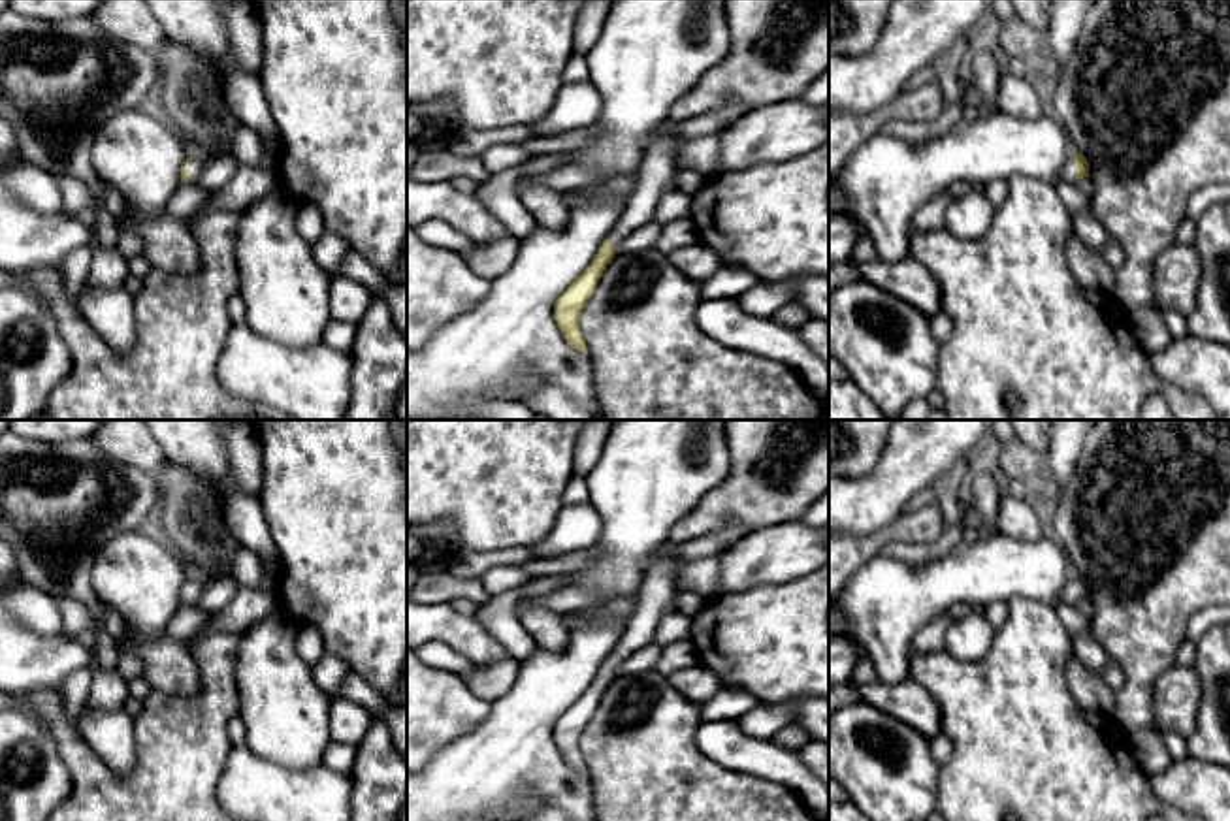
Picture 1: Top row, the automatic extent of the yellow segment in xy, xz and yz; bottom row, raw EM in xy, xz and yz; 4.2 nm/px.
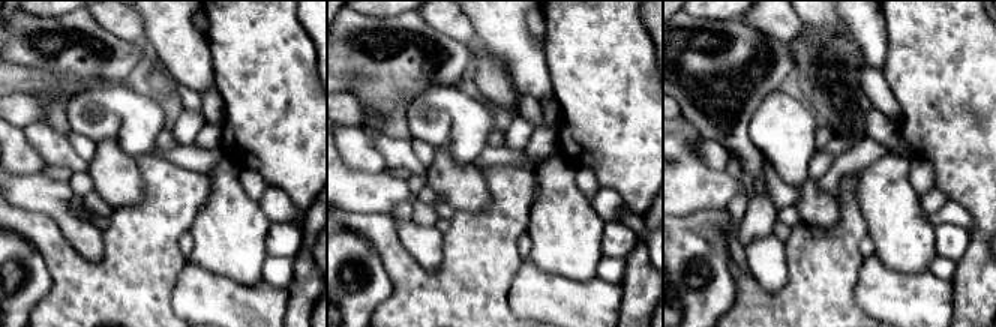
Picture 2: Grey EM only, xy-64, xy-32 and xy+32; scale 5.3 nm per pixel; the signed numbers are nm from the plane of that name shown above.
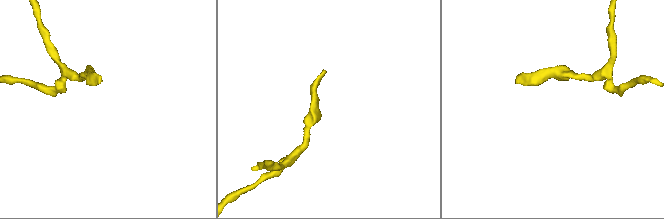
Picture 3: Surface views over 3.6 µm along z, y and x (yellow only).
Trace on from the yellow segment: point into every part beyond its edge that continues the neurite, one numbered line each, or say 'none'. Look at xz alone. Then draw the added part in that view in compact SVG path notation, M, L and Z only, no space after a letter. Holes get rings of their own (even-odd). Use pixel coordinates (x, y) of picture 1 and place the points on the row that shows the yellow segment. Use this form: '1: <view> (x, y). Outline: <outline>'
1: xz (656, 174). Outline: M667 134L648 145L637 173L637 186L627 198L620 220L607 237L610 245L618 247L639 226L654 218L661 194L672 186L678 171L674 166L674 149L678 139L678 136Z

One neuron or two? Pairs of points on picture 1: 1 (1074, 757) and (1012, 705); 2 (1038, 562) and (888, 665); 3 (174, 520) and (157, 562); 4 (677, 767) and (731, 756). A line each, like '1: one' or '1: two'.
1: one
2: one
3: two
4: two

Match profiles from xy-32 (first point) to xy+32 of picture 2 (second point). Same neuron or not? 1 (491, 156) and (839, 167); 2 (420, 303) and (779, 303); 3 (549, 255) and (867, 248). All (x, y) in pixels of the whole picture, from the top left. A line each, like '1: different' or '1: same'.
1: different
2: same
3: different

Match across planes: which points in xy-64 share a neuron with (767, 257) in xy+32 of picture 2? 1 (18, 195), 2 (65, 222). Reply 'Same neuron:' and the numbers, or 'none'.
Same neuron: 1, 2

